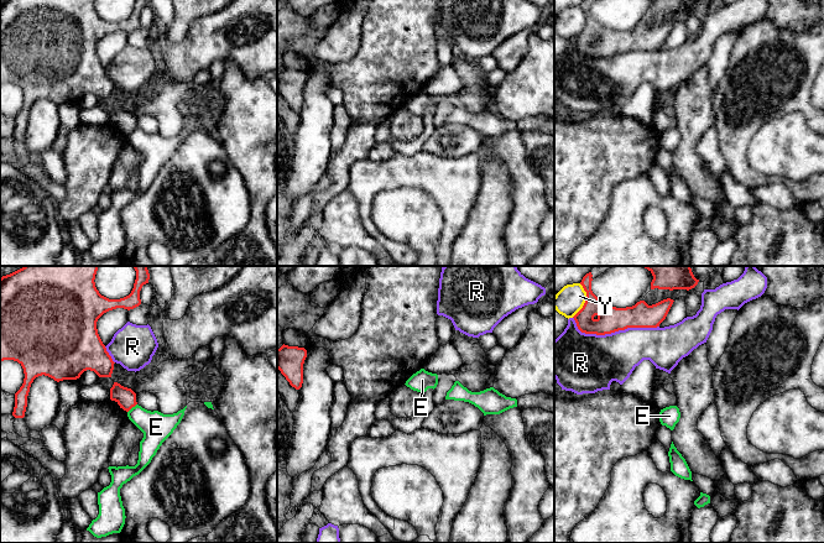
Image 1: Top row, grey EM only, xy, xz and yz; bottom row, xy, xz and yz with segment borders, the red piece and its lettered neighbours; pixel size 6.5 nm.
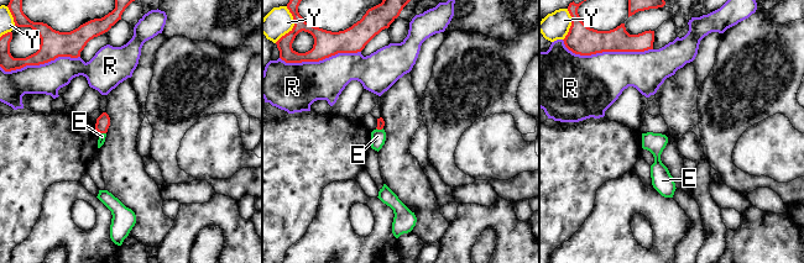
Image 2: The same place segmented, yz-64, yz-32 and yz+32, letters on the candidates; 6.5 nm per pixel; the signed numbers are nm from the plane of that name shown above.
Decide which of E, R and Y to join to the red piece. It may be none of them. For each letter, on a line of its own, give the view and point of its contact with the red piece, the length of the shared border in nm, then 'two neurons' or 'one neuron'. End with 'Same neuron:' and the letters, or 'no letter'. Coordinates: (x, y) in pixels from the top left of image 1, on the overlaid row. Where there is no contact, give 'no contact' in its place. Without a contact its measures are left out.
E: meets red in xy at (131, 407); contact 90 nm long; two neurons
R: meets red in yz at (613, 332); contact 550 nm long; two neurons
Y: meets red in yz at (585, 301); contact 240 nm long; two neurons
Same neuron: no letter

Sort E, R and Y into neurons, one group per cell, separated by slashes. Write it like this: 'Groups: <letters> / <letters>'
Groups: E / R / Y

